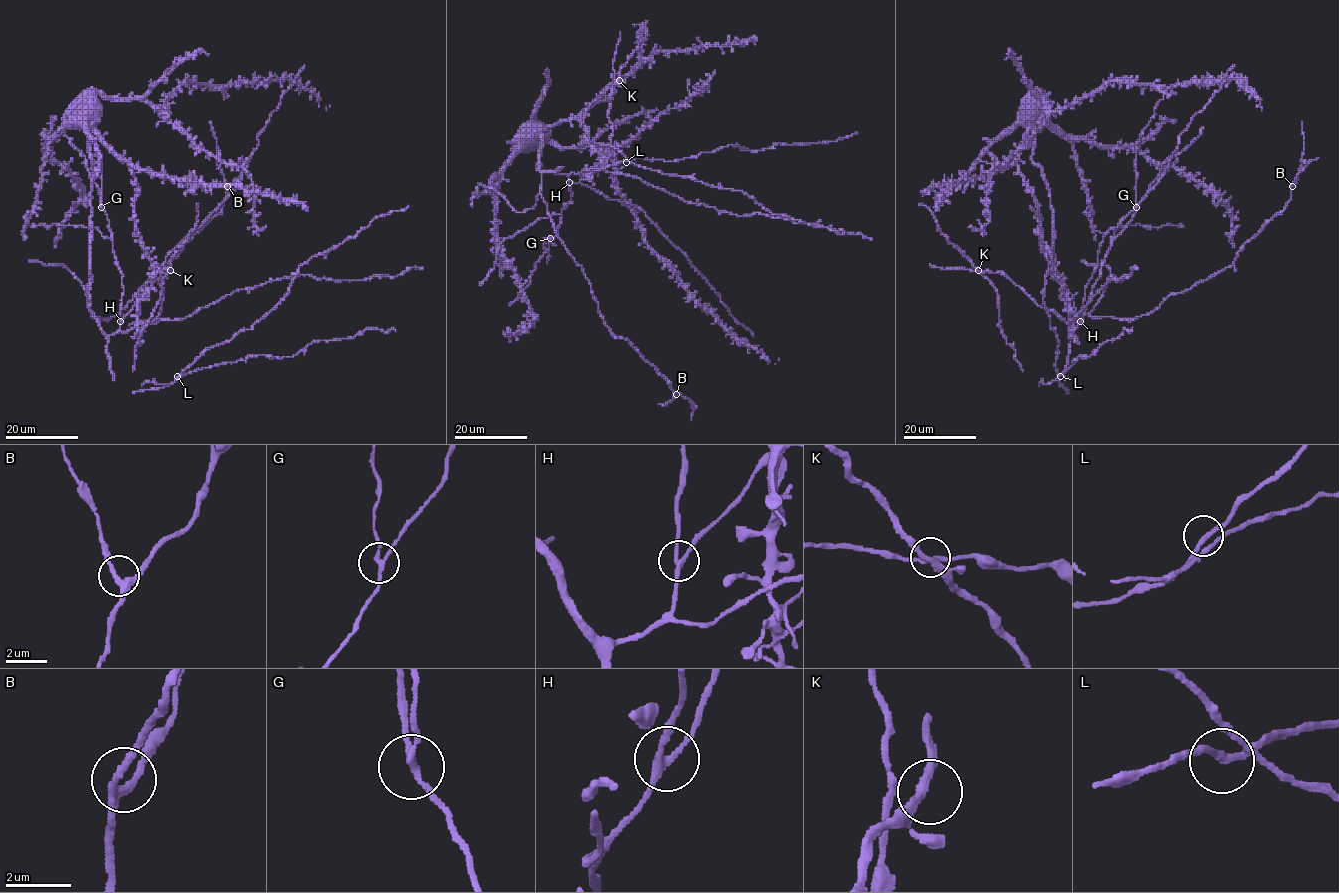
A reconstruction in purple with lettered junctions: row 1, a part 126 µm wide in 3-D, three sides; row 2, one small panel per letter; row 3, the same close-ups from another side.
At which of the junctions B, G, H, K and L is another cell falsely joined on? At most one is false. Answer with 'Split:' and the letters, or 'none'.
Split: G

